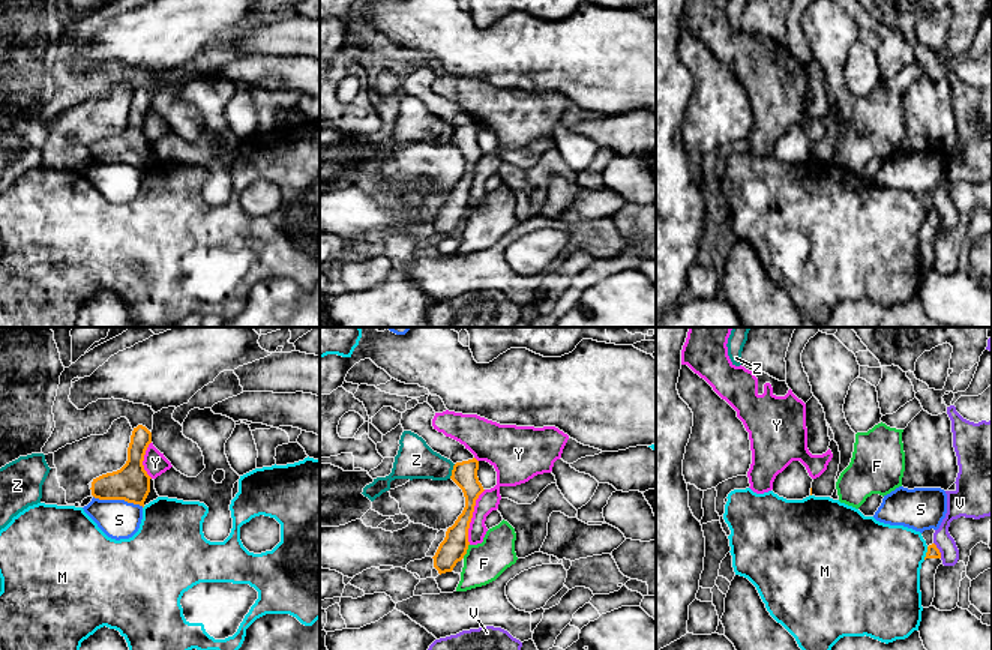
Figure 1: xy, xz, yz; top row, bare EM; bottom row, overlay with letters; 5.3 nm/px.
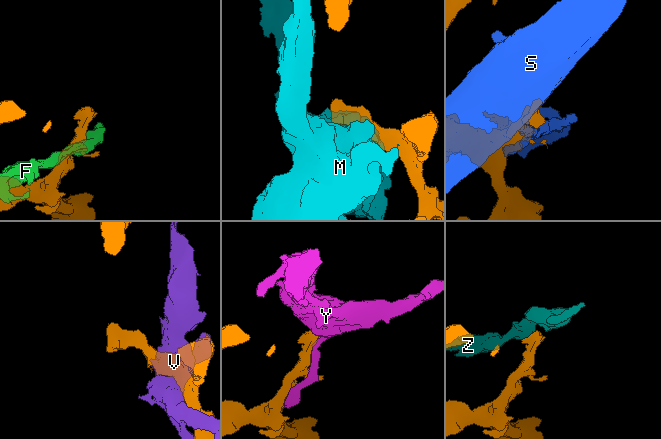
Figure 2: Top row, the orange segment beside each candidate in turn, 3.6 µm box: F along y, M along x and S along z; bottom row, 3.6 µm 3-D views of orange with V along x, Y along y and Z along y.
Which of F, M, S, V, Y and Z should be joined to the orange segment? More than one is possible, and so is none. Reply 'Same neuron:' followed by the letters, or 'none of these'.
Same neuron: none of these

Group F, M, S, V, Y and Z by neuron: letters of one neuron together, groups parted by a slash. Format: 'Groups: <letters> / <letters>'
Groups: F / M / S / V / Y / Z

